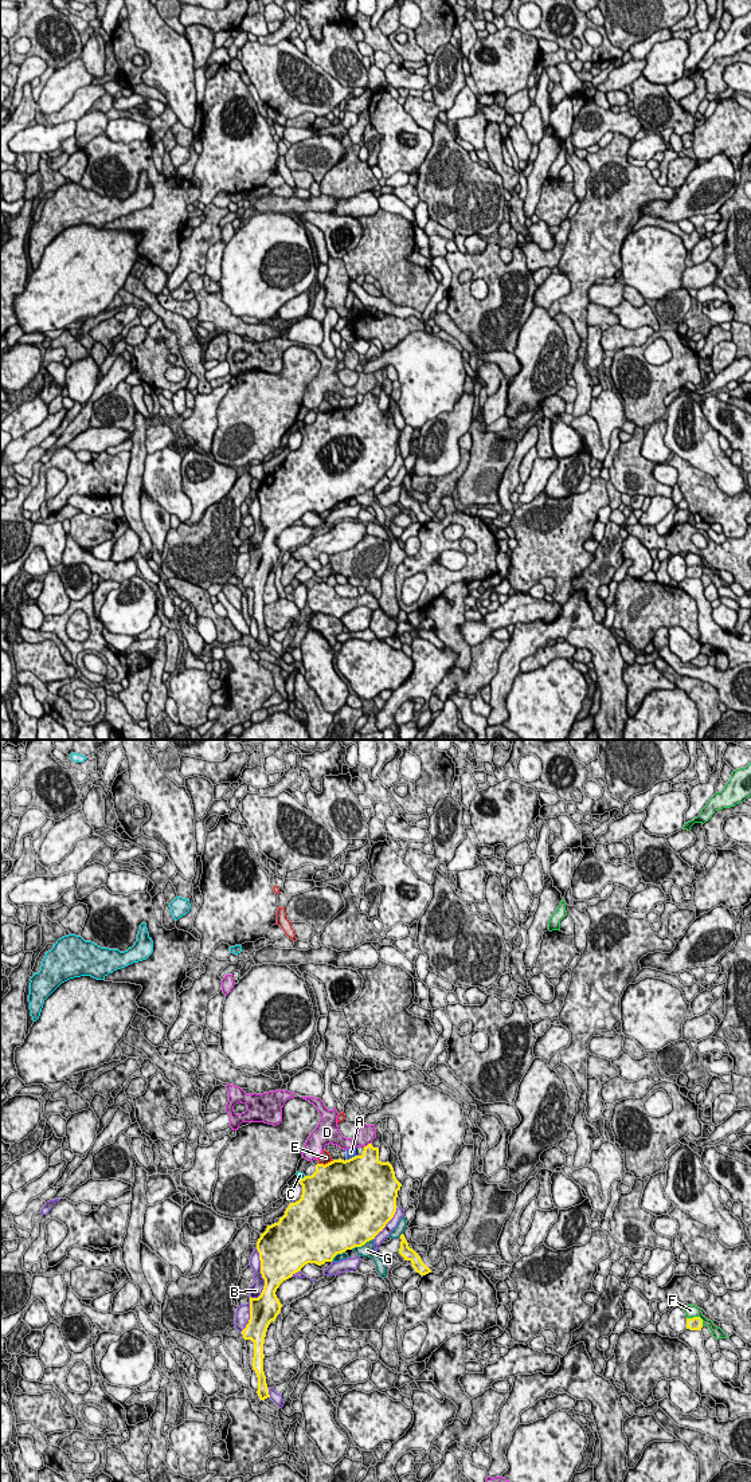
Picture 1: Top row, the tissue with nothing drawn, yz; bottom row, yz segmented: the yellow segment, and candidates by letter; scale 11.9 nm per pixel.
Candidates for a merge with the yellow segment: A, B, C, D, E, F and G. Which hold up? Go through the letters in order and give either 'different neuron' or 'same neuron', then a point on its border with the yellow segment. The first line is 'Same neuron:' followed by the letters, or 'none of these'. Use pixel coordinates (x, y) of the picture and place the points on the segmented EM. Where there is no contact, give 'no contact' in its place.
Same neuron: none of these
A: different neuron; meets yellow in yz at (352, 1157)
B: different neuron; meets yellow in yz at (262, 1275)
C: different neuron; meets yellow in yz at (301, 1179)
D: different neuron; meets yellow in yz at (368, 1144)
E: different neuron; meets yellow in yz at (325, 1164)
F: different neuron; meets yellow in yz at (697, 1317)
G: different neuron; meets yellow in yz at (362, 1245)

